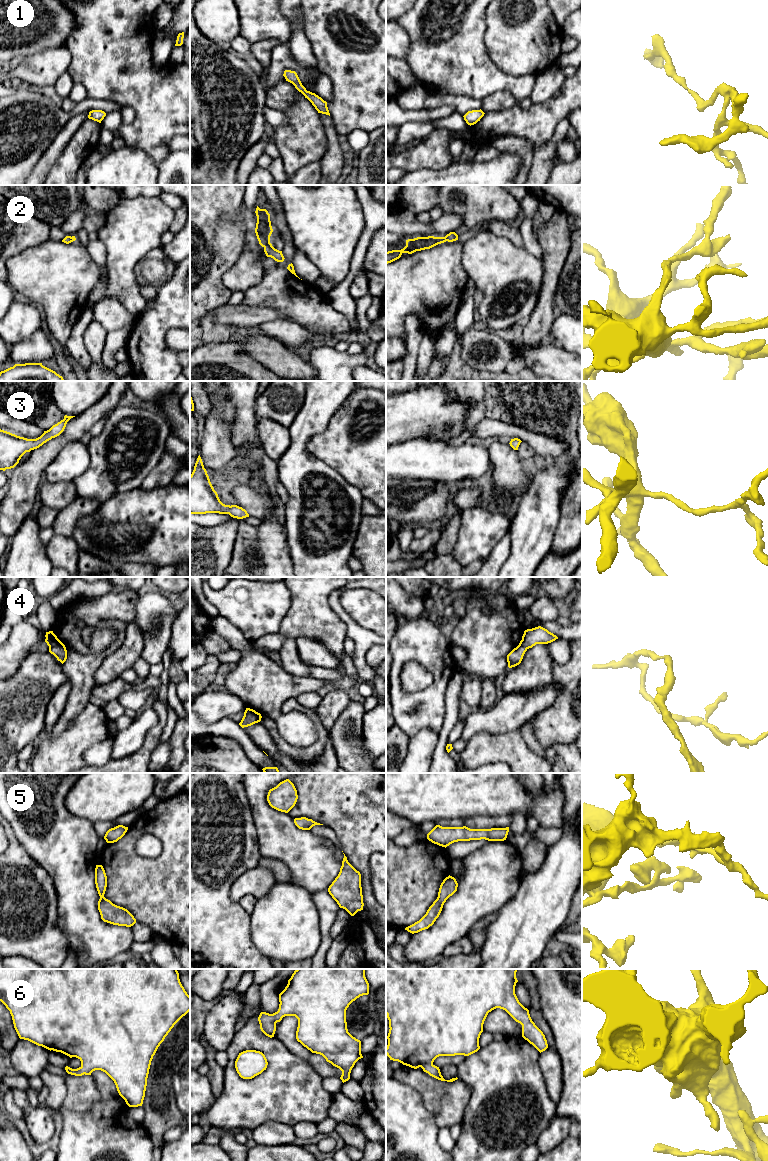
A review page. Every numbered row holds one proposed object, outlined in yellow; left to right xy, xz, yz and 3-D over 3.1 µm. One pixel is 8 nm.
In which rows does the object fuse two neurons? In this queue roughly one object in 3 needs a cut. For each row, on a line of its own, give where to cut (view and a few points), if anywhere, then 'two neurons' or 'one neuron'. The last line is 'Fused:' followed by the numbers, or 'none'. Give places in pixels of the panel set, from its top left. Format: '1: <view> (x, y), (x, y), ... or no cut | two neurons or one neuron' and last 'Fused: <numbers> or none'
1: no cut | one neuron
2: no cut | one neuron
3: no cut | one neuron
4: no cut | one neuron
5: no cut | one neuron
6: no cut | one neuron
Fused: none

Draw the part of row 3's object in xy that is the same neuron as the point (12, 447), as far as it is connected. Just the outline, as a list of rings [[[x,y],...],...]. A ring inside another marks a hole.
[[[64,416],[64,419],[53,425],[36,439],[27,439],[0,429],[0,470],[14,468],[21,457],[31,450],[37,449],[47,441],[59,436],[67,422],[75,416]]]

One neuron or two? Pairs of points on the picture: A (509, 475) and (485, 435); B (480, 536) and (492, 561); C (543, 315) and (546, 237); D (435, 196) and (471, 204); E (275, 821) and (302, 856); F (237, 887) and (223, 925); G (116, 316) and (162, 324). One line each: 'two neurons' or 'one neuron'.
A: two neurons
B: two neurons
C: one neuron
D: one neuron
E: one neuron
F: two neurons
G: two neurons

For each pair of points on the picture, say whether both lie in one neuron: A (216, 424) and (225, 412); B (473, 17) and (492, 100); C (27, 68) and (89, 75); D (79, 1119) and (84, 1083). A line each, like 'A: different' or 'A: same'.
A: different
B: different
C: different
D: different

